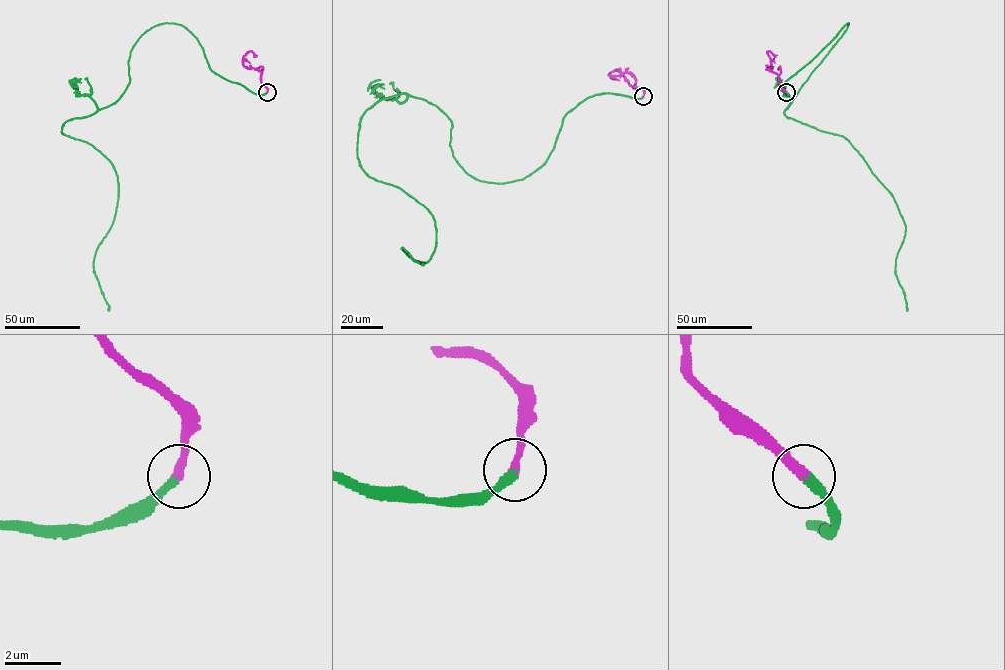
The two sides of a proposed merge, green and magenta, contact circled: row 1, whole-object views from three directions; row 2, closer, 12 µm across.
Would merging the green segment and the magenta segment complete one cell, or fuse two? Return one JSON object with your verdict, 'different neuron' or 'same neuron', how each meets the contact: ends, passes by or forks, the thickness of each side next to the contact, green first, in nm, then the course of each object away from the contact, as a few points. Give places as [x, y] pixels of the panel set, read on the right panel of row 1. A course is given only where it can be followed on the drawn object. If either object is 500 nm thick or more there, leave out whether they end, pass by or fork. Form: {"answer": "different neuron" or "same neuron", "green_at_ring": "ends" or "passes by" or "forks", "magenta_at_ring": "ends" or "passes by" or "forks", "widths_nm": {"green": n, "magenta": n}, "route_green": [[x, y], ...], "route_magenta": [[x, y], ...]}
{"answer": "same neuron", "green_at_ring": "ends", "magenta_at_ring": "ends", "widths_nm": {"green": 320, "magenta": 320}, "route_green": [[786, 92], [785, 82], [849, 23], [784, 114], [842, 135], [893, 197], [905, 226], [895, 272], [906, 310]], "route_magenta": [[786, 92], [780, 86], [779, 76], [769, 68], [767, 52], [777, 55]]}

